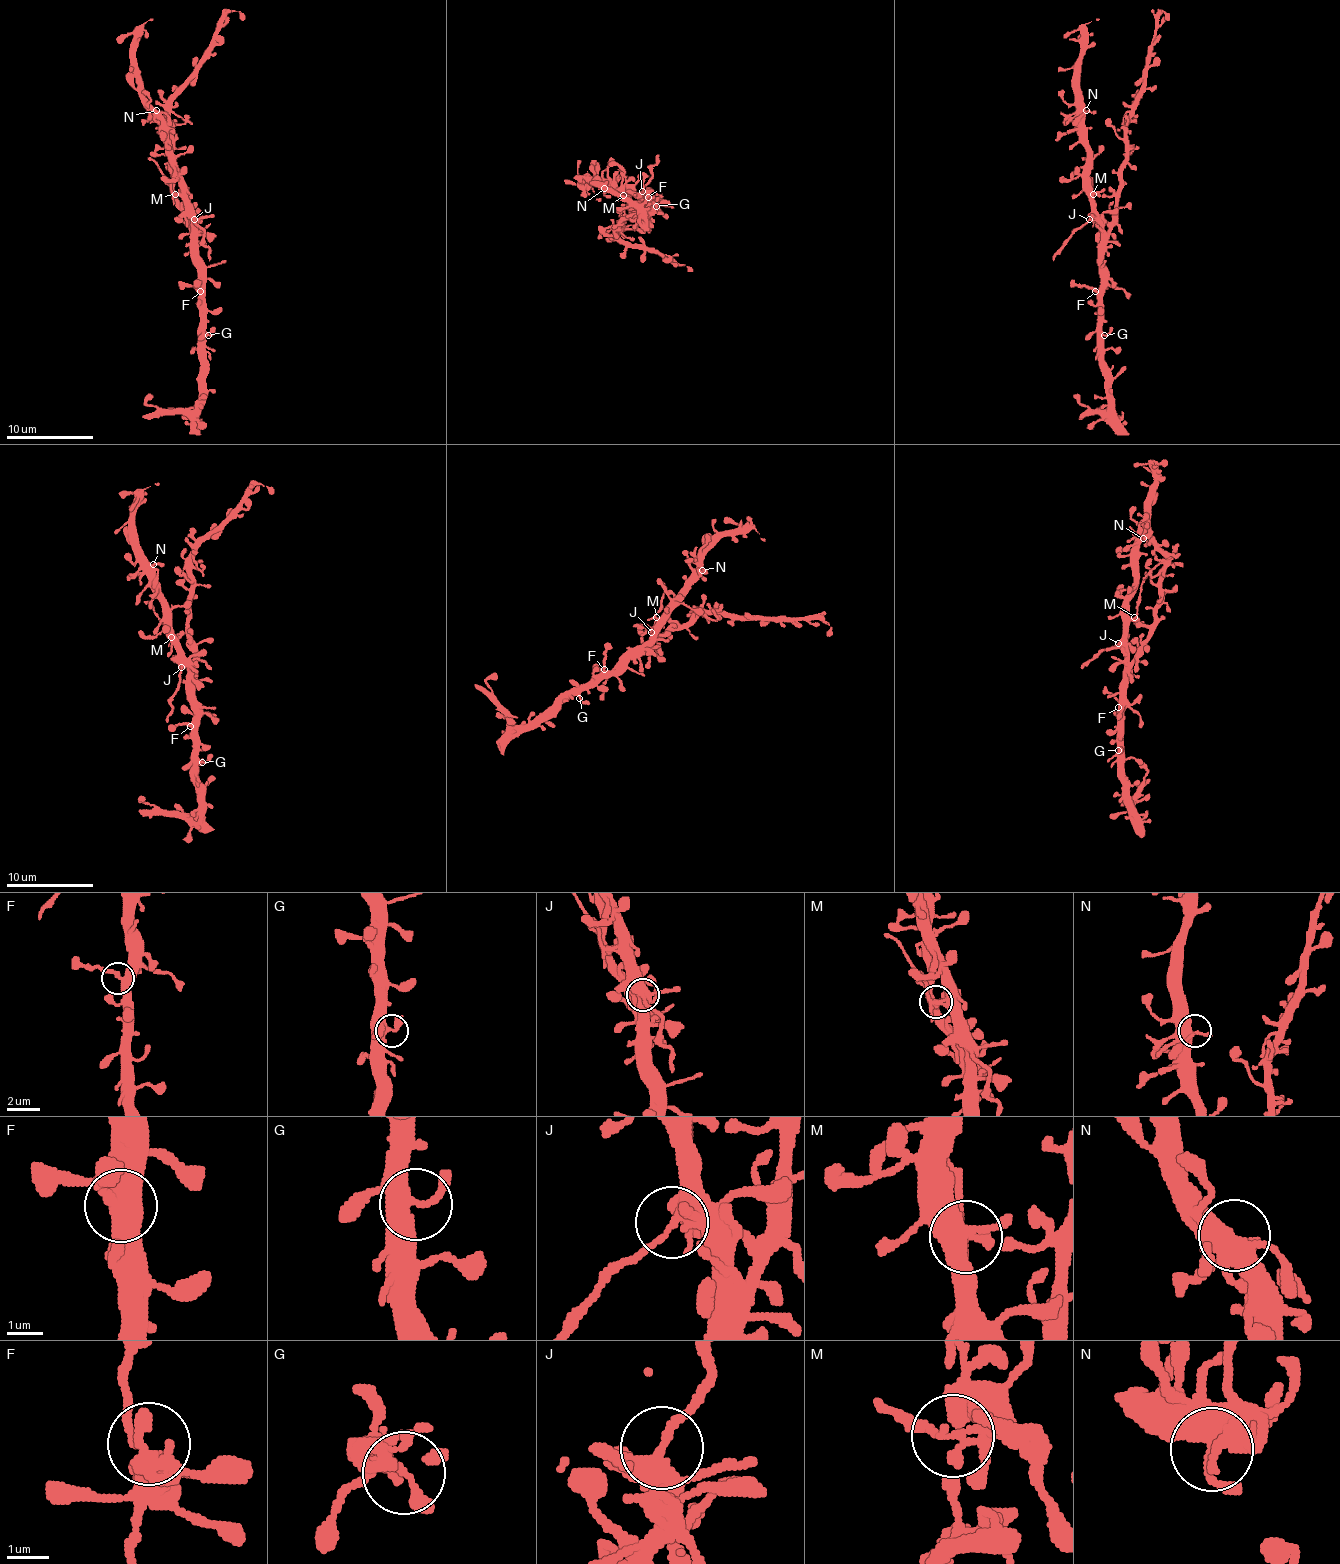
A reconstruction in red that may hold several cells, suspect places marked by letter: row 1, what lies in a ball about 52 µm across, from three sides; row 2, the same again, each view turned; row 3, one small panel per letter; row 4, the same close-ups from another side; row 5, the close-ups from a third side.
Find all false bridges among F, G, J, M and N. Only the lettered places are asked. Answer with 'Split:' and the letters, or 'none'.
Split: J, M

